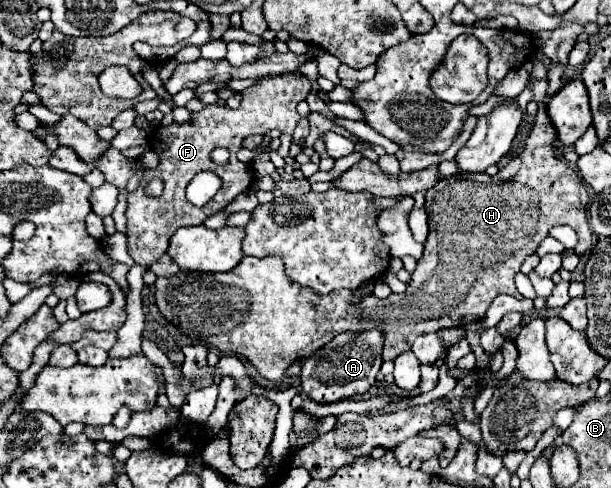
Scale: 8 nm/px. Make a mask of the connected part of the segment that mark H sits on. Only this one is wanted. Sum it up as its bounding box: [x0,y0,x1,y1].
[155,99,591,383]

